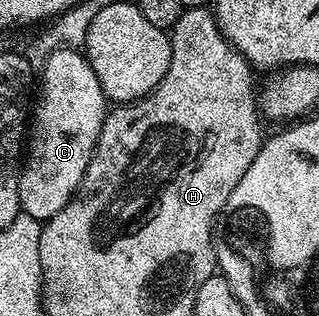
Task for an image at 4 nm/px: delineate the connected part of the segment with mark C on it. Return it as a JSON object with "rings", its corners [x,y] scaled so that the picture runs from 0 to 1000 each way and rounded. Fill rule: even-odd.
{"rings":[[[194,155],[150,180],[122,253],[85,497],[63,528],[53,579],[69,674],[144,703],[223,636],[254,589],[320,411],[335,313],[295,215],[245,155]]]}

